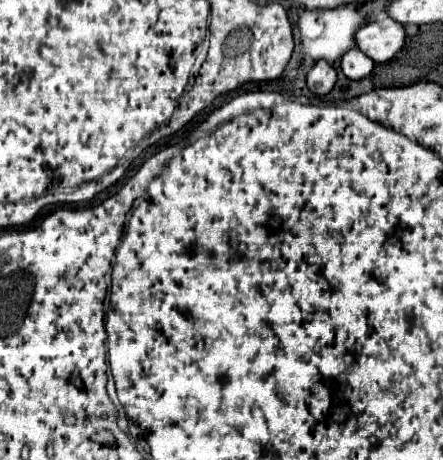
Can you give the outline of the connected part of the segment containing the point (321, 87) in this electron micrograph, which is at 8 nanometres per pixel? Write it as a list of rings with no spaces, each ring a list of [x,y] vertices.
[[[320,60],[308,72],[306,80],[308,80],[308,88],[314,94],[328,94],[334,88],[334,84],[336,84],[336,72],[334,72],[334,68],[328,62]]]

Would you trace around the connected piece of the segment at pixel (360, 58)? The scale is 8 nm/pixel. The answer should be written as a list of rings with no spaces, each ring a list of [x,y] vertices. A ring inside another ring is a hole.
[[[352,48],[352,50],[348,50],[342,56],[340,68],[342,68],[342,72],[344,72],[346,78],[360,80],[360,78],[364,78],[364,76],[368,76],[372,72],[374,62],[366,54],[362,54],[358,48]]]

